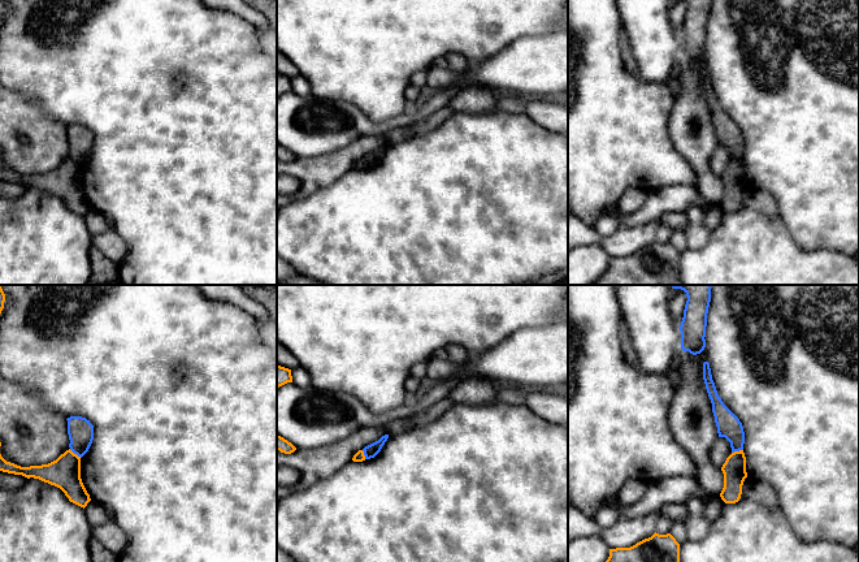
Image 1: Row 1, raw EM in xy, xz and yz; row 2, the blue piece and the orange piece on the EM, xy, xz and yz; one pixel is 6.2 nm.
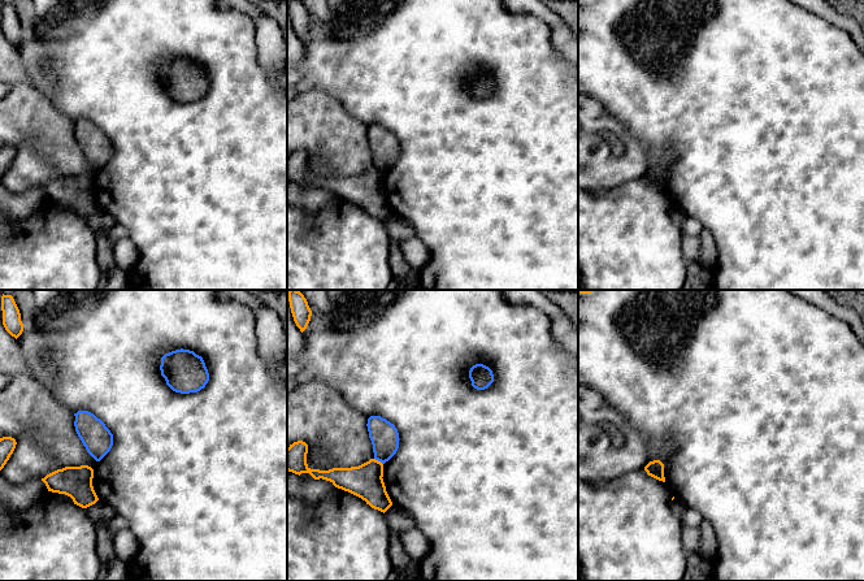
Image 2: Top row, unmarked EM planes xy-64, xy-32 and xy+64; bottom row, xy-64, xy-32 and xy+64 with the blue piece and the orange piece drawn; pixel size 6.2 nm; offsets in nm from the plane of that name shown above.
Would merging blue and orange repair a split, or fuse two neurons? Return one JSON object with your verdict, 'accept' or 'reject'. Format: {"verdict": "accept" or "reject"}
{"verdict": "reject"}

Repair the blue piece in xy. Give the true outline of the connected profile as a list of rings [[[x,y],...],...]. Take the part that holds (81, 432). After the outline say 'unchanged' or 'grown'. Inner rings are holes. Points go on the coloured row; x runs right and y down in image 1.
[[[70,416],[68,420],[69,448],[78,457],[83,457],[94,440],[94,425],[82,416]]]; unchanged

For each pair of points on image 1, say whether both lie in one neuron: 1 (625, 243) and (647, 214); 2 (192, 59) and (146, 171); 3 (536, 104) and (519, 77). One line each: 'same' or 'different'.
1: different
2: same
3: different

